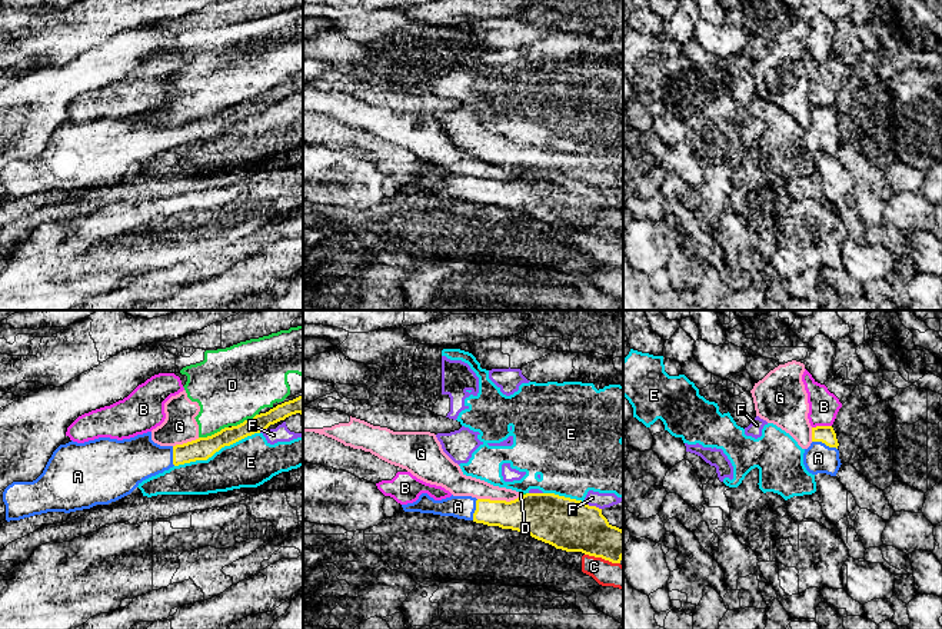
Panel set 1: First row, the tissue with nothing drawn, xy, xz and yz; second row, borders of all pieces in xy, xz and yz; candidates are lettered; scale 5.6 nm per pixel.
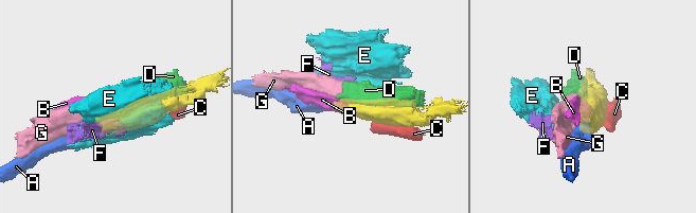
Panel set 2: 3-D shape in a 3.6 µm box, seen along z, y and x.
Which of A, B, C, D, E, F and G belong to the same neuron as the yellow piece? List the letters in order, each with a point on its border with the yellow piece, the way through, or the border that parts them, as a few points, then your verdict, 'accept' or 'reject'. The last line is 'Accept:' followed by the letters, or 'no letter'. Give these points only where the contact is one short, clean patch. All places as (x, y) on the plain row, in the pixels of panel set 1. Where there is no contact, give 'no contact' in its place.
A: contact yz (825, 123); way yz (826, 115), (825, 123), (824, 132), (818, 137); accept
B: contact yz (821, 106); border yz (831, 105), (816, 105), (812, 107); reject
C: contact xz (602, 238); reject
D: contact xy (215, 113); border xy (227, 106), (199, 117); reject
E: contact xy (216, 130); reject
F: contact xz (592, 186); border xz (583, 180), (601, 189); reject
G: contact xz (498, 180); border xz (519, 176), (511, 180), (478, 179); reject
Accept: A

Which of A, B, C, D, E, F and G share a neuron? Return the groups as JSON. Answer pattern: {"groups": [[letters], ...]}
{"groups": [["A"], ["B"], ["C"], ["D", "G"], ["E"], ["F"]]}

